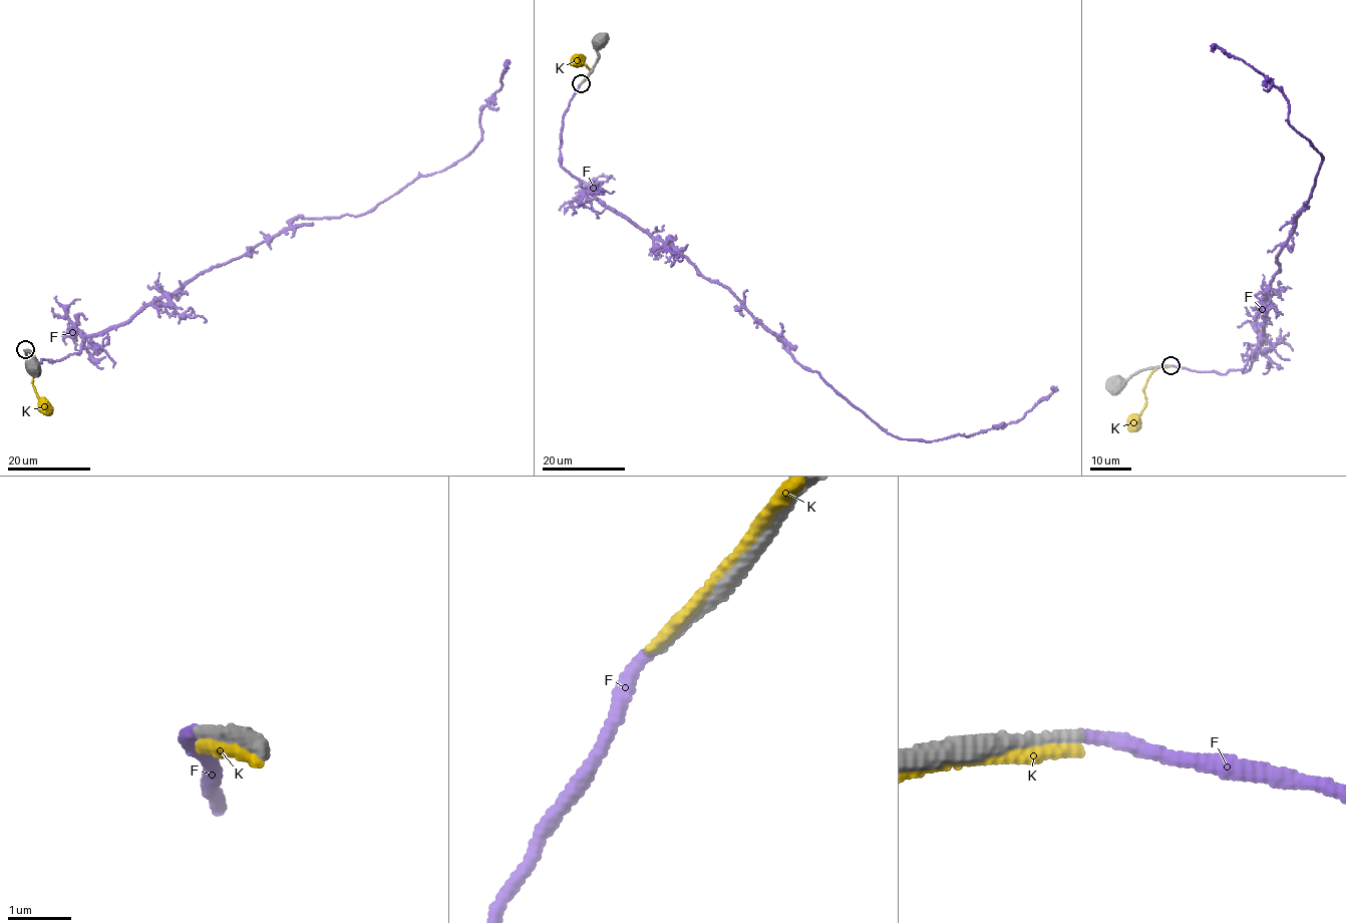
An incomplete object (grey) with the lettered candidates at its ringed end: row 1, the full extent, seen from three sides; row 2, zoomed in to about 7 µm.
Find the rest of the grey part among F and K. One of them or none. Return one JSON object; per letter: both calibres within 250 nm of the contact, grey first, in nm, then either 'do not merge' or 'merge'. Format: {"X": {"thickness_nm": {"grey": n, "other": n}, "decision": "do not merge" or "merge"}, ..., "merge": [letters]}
{"F": {"thickness_nm": {"grey": 160, "other": 220}, "decision": "merge"}, "K": {"thickness_nm": {"grey": 300, "other": 150}, "decision": "do not merge"}, "merge": ["F"]}

